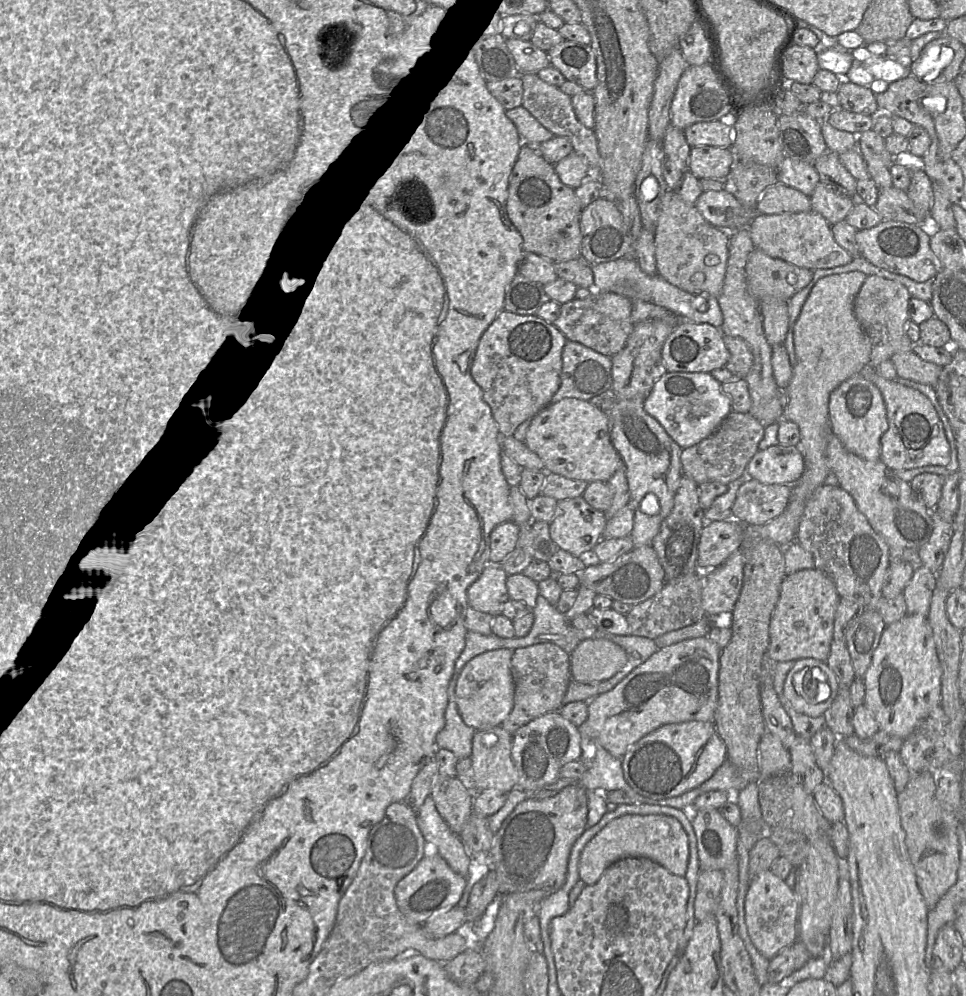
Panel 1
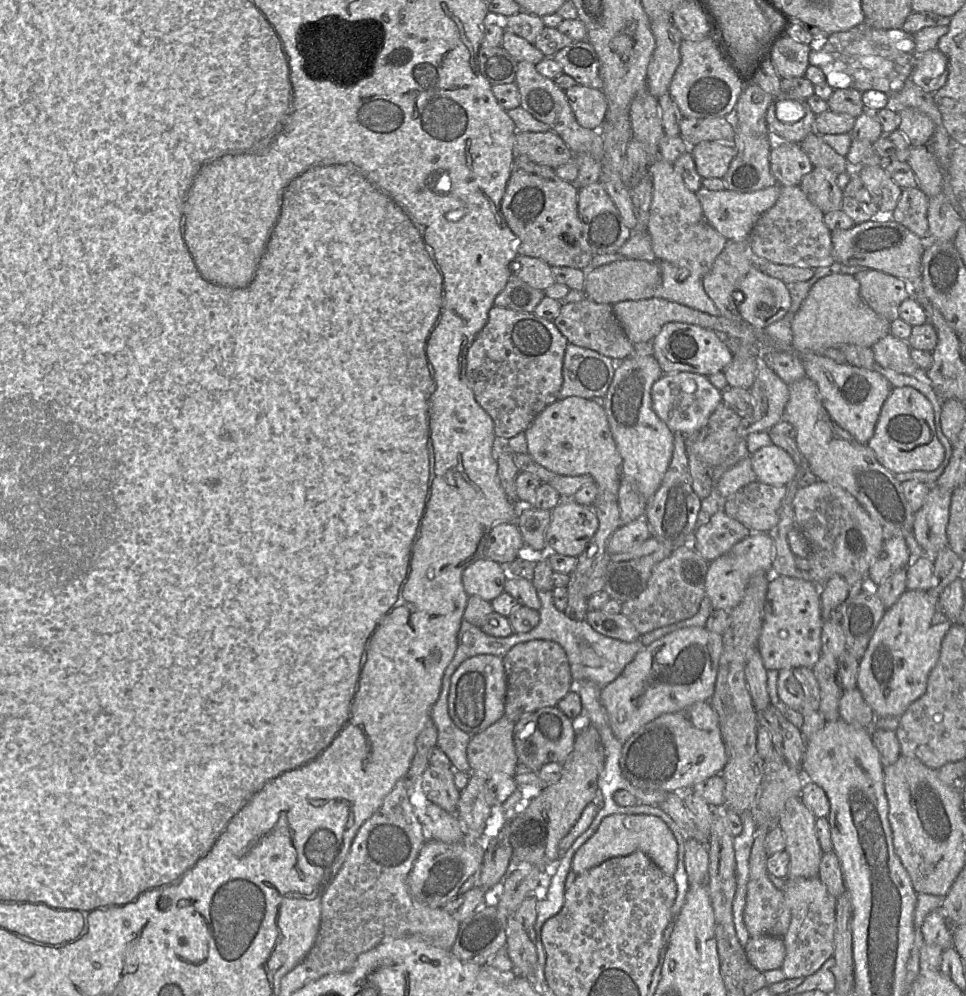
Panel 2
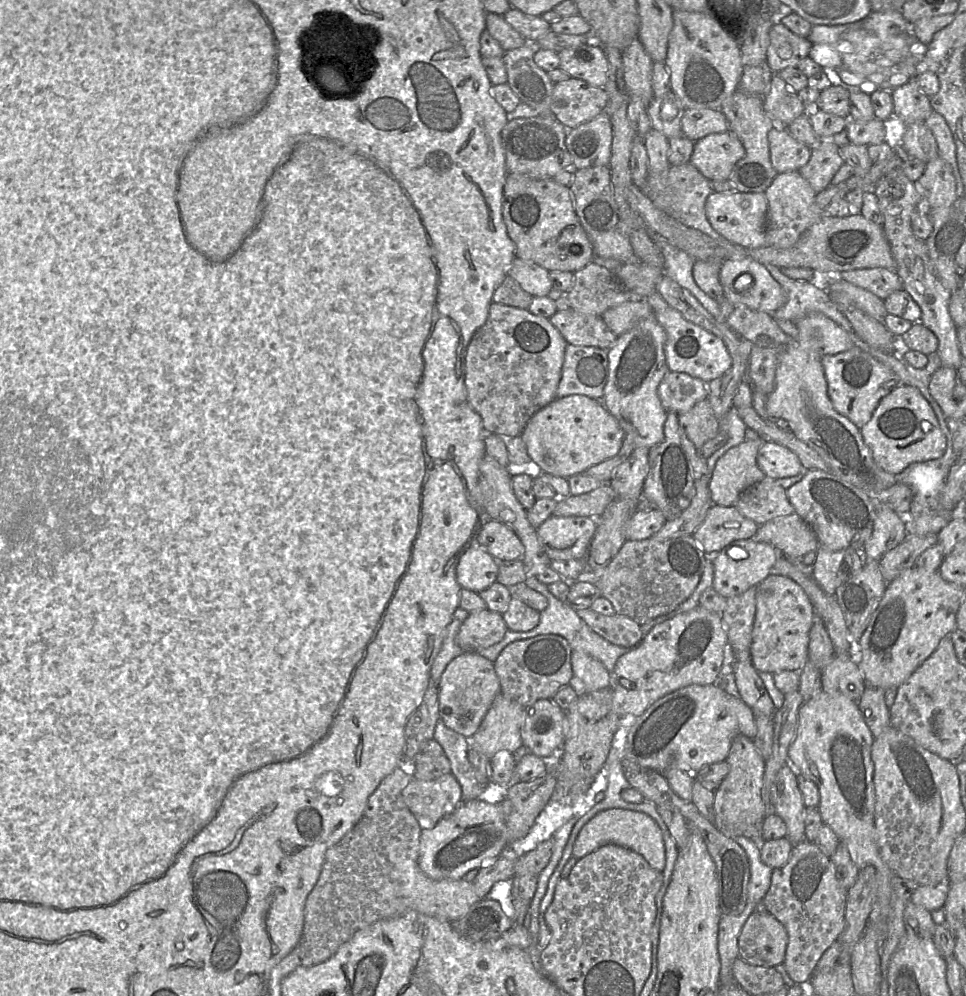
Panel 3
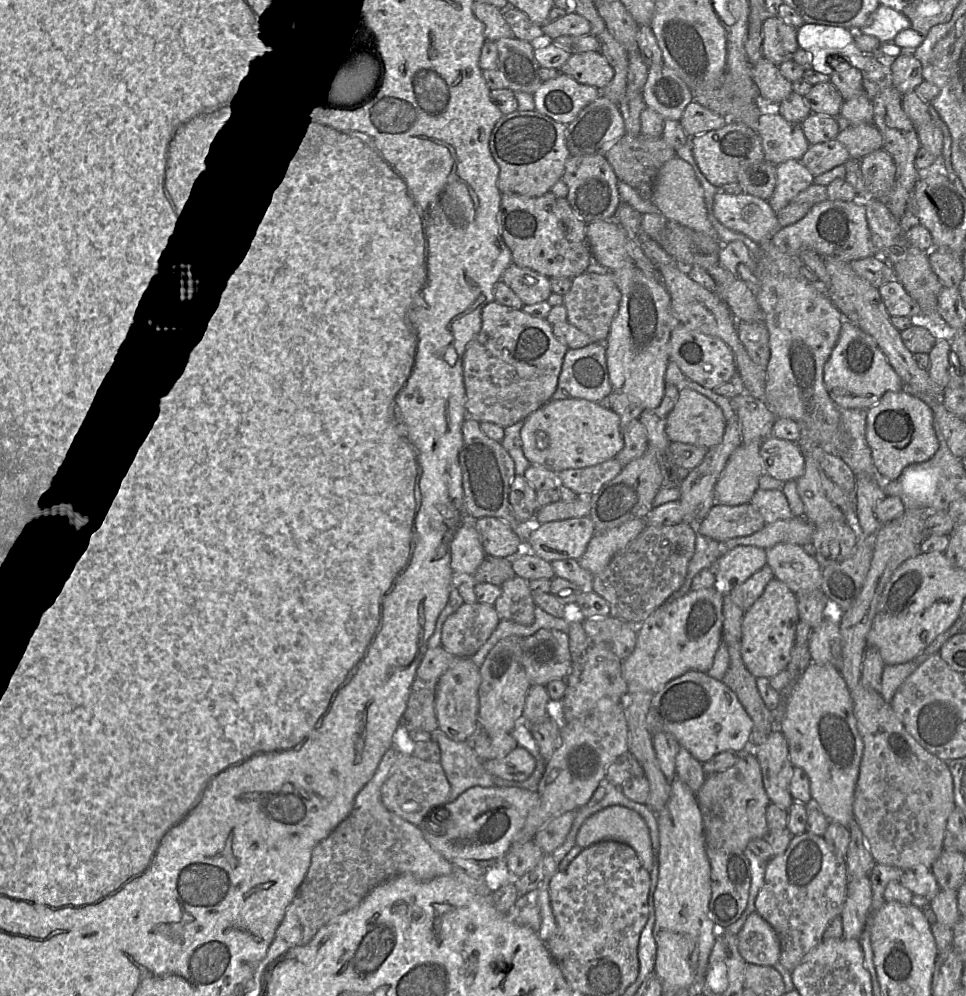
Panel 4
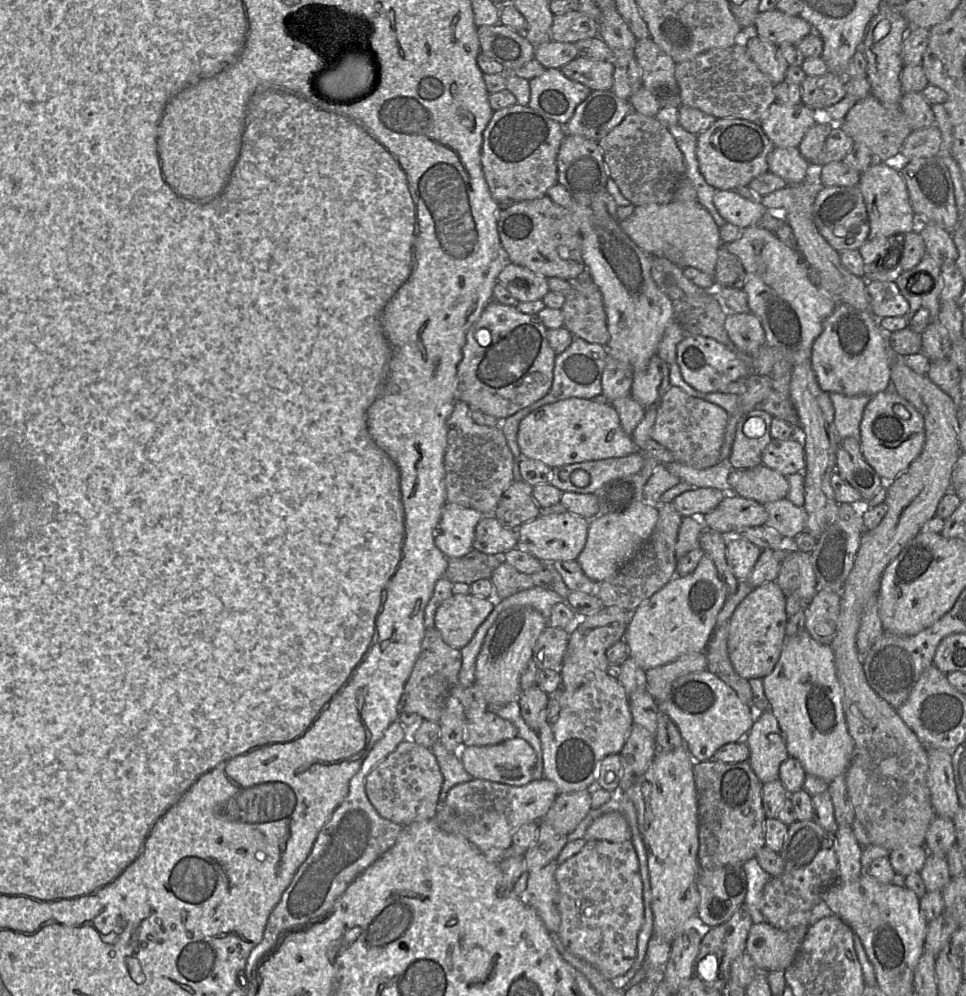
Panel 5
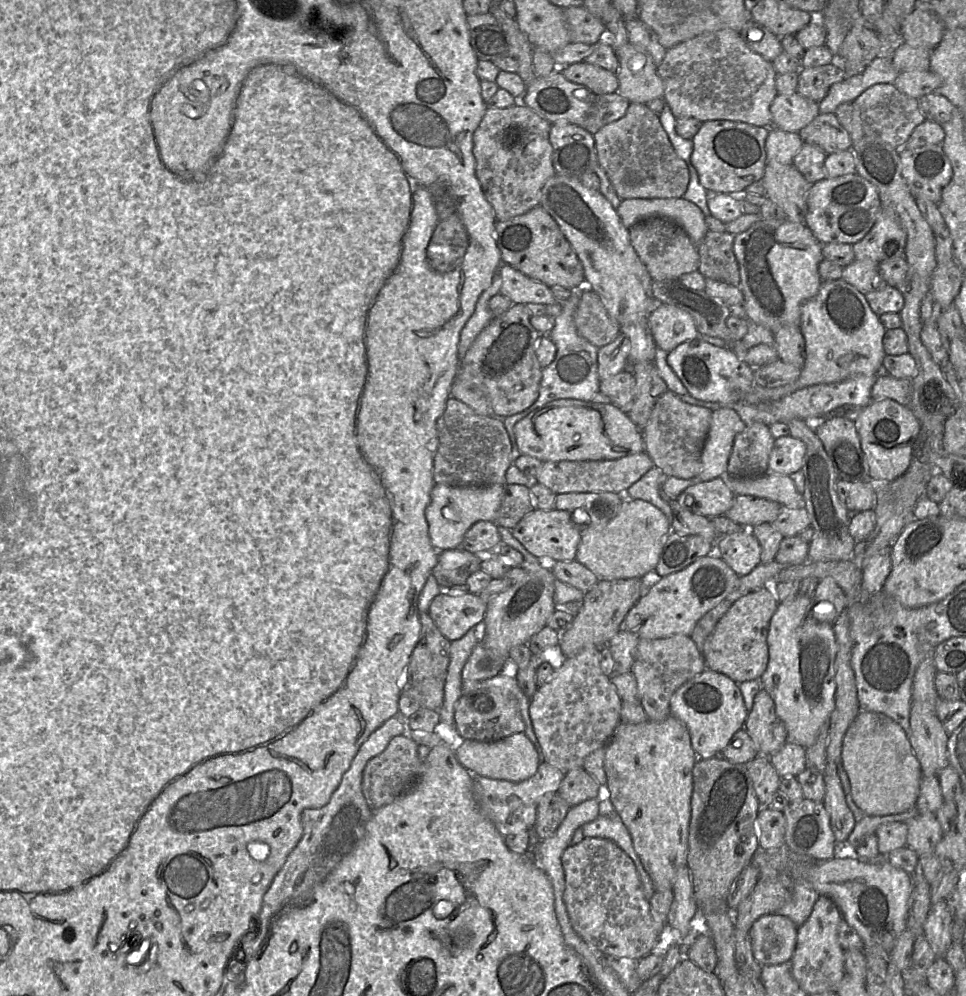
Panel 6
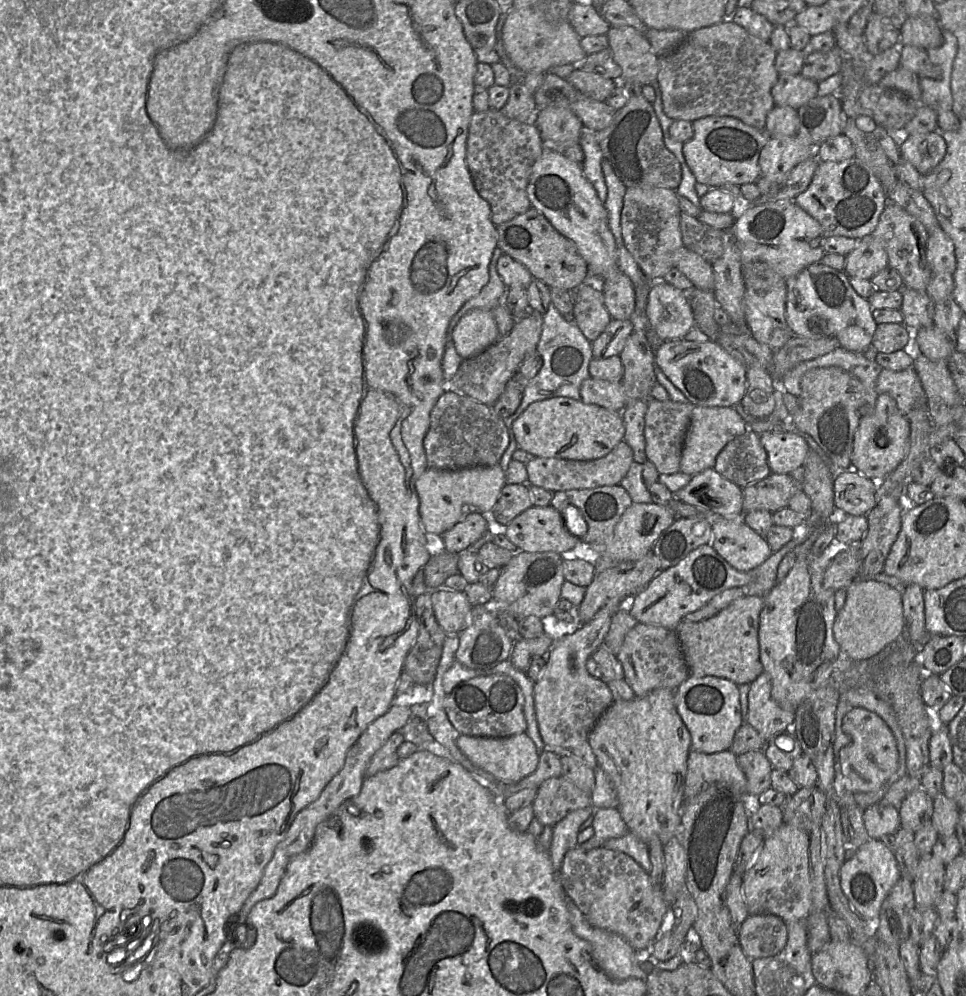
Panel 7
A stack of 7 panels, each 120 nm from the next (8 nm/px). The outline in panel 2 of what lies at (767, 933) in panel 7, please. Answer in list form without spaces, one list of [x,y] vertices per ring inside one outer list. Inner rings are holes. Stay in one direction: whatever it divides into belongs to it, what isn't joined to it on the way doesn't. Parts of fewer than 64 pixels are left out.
[[[750,936],[744,950],[750,963],[761,972],[781,968],[785,957],[785,945],[780,937]]]

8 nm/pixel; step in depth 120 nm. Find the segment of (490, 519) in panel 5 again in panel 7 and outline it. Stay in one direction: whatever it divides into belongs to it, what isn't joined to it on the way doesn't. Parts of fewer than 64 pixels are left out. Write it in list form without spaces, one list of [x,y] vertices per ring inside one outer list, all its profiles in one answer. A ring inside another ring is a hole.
[[[469,510],[461,521],[441,536],[445,550],[459,554],[479,540],[486,530],[486,518],[477,510]]]

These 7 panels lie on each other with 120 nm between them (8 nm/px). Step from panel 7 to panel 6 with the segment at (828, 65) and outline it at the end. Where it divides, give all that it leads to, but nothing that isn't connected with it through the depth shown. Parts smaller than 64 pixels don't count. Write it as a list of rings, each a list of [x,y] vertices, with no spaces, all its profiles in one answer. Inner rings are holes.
[[[838,62],[816,67],[801,67],[797,92],[819,103],[825,98],[830,87],[845,77],[845,71]]]

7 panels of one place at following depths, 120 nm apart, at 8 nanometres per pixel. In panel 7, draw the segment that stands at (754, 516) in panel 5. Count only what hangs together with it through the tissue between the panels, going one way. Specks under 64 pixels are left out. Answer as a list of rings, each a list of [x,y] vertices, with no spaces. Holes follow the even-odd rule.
[[[770,473],[763,480],[743,488],[743,512],[765,510],[774,513],[781,508],[788,507],[788,502],[793,494],[801,490],[801,482],[792,478],[790,474]]]

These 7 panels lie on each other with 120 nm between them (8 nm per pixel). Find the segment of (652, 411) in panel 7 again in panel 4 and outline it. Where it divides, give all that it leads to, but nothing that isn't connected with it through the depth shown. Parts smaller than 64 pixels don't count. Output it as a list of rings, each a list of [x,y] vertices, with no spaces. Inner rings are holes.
[[[686,388],[679,390],[678,400],[667,416],[666,433],[671,442],[710,449],[722,441],[725,426],[722,410],[715,403]]]

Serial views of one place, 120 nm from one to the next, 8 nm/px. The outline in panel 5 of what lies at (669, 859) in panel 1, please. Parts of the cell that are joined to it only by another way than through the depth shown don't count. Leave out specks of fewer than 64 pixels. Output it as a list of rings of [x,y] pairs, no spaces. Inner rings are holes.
[[[610,812],[597,818],[586,830],[586,842],[604,840],[615,843],[631,841],[631,830],[625,817],[619,812]]]

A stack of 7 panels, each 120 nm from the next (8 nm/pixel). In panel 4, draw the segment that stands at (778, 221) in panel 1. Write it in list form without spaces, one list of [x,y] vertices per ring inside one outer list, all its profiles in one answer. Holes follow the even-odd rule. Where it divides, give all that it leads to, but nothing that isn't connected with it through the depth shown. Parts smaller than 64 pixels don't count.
[[[788,160],[776,165],[776,186],[767,200],[775,212],[793,202],[795,197],[811,185],[813,175],[800,160]]]

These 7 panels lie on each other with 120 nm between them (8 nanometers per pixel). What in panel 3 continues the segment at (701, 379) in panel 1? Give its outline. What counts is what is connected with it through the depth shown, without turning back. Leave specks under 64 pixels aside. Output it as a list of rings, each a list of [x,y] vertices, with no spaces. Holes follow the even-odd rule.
[[[668,371],[657,389],[658,397],[666,412],[681,414],[696,403],[708,399],[707,384],[687,373]]]

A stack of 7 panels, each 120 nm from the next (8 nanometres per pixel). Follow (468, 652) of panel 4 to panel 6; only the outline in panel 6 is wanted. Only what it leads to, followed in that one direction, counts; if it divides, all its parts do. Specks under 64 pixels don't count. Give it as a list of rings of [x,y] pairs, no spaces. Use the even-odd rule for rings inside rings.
[[[443,590],[431,602],[429,614],[444,637],[450,642],[462,638],[471,628],[483,624],[487,608],[478,594],[466,592],[463,594],[450,594]]]

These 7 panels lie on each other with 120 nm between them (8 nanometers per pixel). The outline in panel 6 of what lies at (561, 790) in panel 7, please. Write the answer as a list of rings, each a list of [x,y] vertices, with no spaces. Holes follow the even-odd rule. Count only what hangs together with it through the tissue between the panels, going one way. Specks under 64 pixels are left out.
[[[558,792],[546,794],[537,802],[535,829],[539,840],[545,840],[556,832],[570,808]]]

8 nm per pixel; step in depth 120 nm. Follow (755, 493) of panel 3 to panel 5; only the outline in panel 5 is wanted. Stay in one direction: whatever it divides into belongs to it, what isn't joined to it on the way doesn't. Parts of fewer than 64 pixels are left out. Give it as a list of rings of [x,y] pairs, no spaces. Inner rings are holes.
[[[783,498],[765,504],[768,513],[766,526],[779,532],[782,536],[794,539],[807,532],[808,514],[804,508],[795,506]]]

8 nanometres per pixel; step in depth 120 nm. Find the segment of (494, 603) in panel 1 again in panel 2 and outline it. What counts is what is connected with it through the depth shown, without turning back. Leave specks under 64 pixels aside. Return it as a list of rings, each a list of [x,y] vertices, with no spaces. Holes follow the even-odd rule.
[[[483,557],[465,568],[462,583],[468,596],[479,596],[491,602],[505,591],[508,575],[503,565]]]

